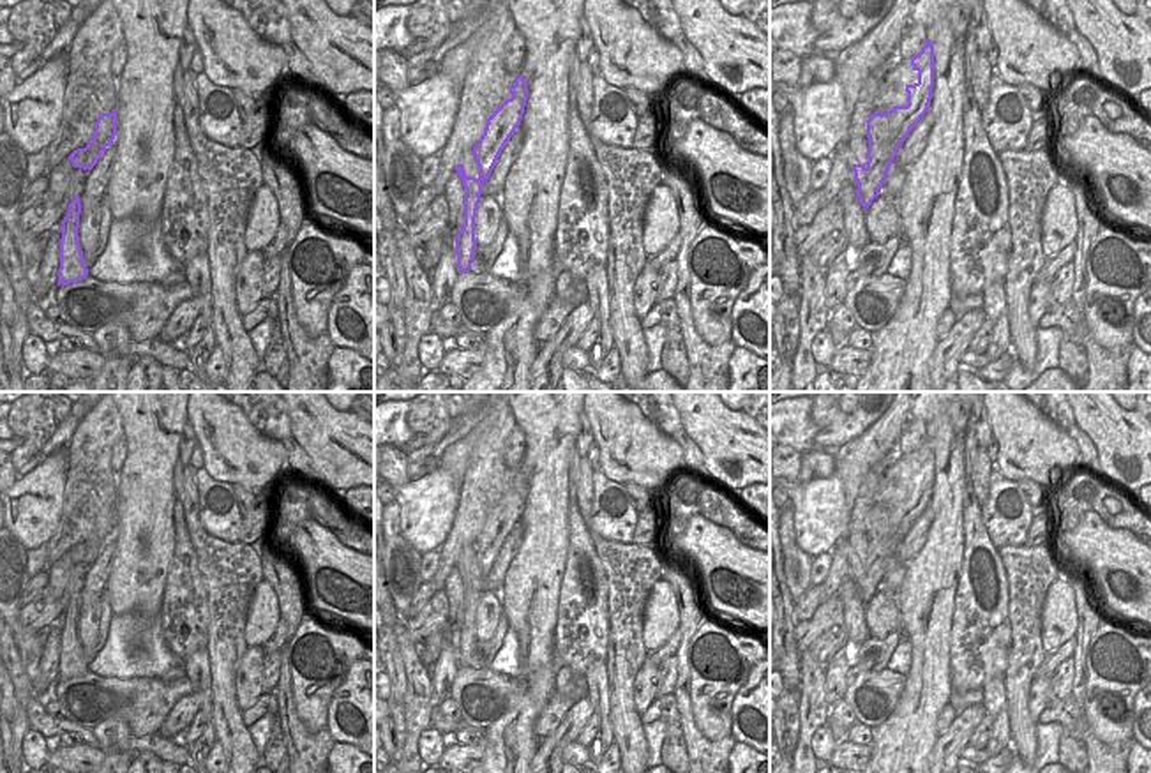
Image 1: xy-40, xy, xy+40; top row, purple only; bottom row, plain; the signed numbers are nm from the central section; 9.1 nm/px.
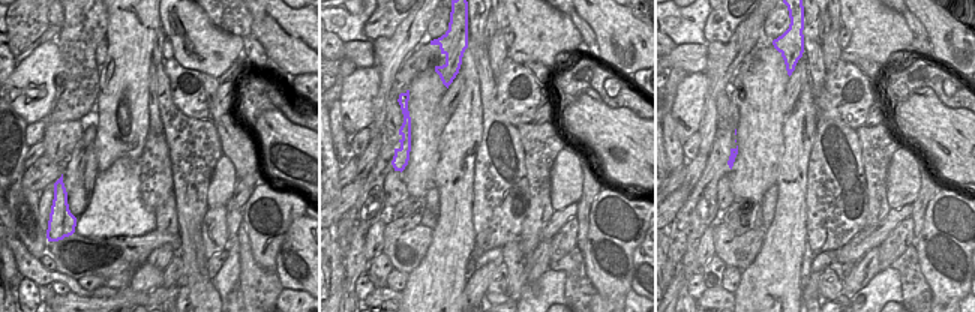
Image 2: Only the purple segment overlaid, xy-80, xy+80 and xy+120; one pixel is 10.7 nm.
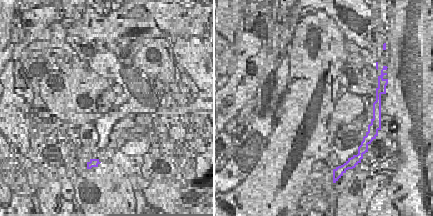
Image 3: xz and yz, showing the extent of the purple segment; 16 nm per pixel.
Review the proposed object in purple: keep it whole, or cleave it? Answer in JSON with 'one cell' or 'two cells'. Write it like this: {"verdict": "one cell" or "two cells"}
{"verdict": "one cell"}

